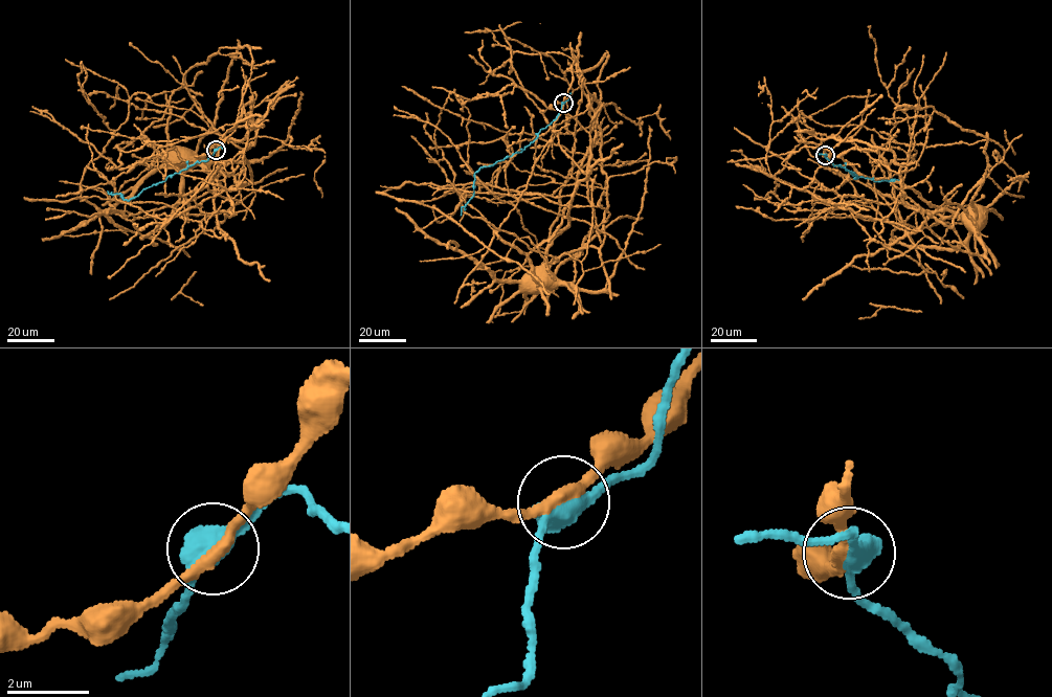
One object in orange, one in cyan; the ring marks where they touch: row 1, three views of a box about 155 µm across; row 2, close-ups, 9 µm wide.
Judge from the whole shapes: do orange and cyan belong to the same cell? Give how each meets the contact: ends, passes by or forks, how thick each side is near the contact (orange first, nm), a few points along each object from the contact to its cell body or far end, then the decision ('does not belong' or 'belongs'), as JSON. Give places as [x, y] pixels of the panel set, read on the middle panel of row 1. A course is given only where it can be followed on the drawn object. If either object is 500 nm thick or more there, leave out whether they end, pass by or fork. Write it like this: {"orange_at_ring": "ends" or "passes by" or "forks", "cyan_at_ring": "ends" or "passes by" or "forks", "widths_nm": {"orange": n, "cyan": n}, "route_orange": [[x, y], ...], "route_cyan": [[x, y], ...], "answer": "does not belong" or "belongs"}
{"widths_nm": {"orange": 280, "cyan": 500}, "route_orange": [[563, 102], [582, 86], [588, 115], [600, 130], [607, 187], [576, 185], [547, 248], [546, 267], [553, 279]], "route_cyan": [[563, 103], [556, 117], [521, 152], [480, 167], [474, 173], [474, 196], [461, 208], [461, 216]], "answer": "does not belong"}

